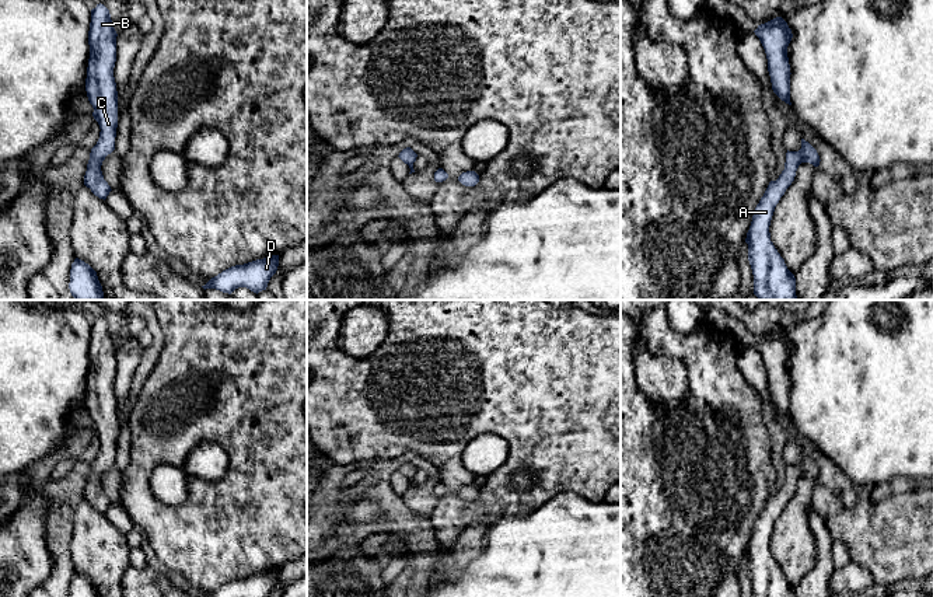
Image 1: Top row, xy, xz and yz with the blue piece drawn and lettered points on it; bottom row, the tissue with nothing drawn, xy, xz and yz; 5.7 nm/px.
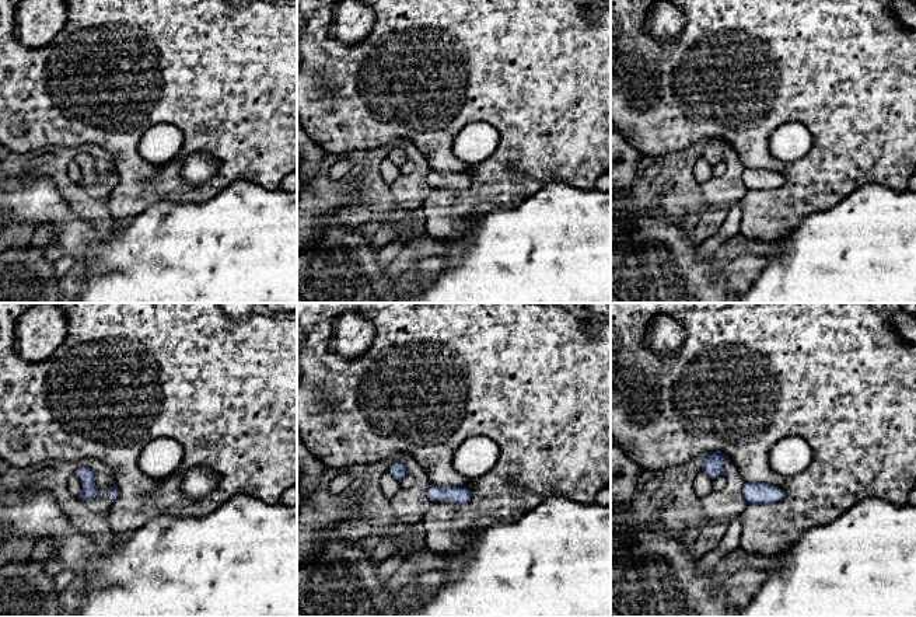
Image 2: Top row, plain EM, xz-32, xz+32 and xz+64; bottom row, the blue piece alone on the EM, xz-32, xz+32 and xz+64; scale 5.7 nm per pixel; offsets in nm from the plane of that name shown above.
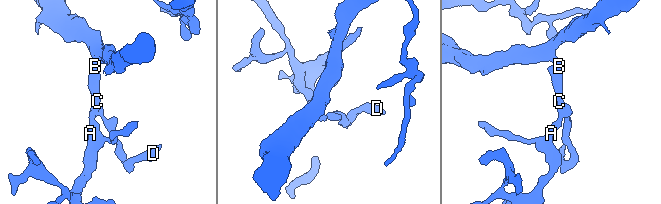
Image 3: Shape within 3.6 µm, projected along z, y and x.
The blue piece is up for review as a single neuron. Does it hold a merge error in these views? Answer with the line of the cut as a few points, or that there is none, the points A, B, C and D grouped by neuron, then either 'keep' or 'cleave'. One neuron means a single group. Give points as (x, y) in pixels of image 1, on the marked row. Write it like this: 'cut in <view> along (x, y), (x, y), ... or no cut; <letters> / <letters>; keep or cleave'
no cut; A B C D; keep

